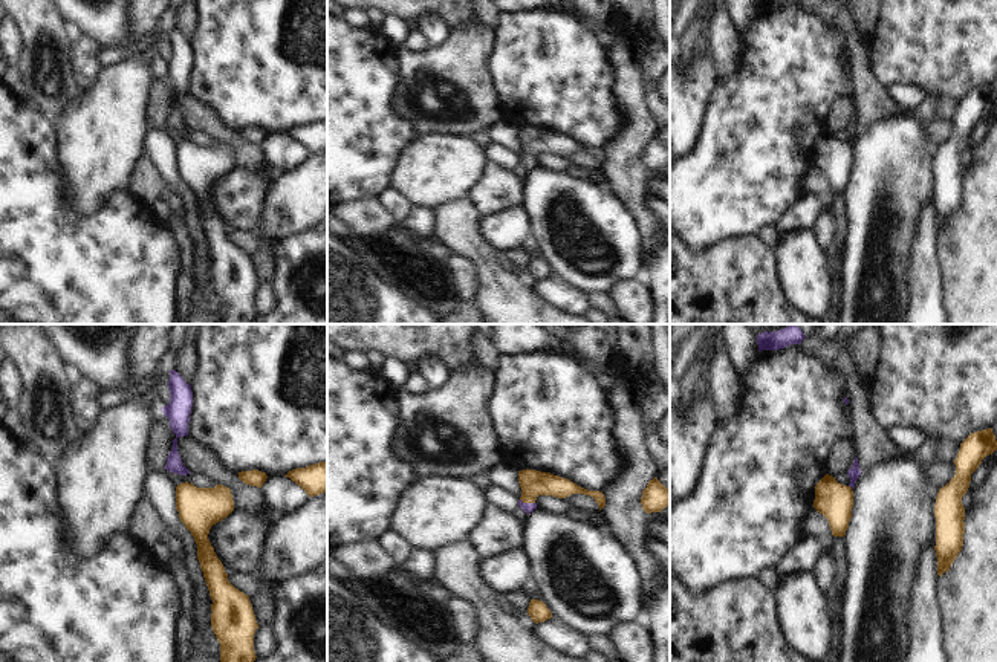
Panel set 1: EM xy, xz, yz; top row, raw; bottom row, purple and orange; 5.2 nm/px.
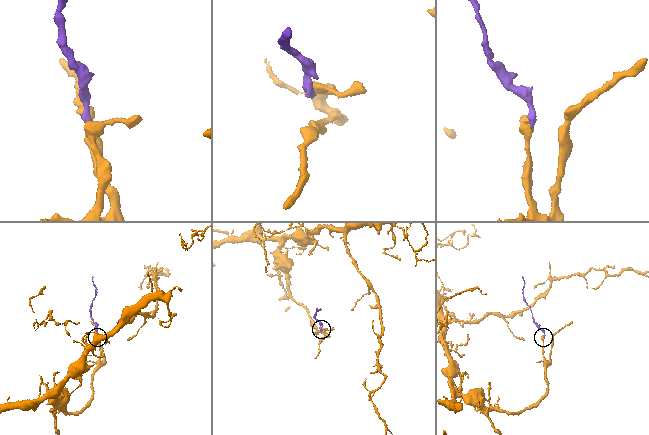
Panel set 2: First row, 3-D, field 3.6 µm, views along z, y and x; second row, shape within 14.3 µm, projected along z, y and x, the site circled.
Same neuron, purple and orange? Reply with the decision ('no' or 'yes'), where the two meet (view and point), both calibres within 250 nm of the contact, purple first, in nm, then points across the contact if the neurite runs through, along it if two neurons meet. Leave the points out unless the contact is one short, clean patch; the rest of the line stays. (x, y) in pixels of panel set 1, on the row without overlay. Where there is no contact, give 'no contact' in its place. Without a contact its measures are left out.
yes; contact xz (528, 161); calibres 60 and 140 nm; way xz (528, 165), (528, 161), (532, 141)

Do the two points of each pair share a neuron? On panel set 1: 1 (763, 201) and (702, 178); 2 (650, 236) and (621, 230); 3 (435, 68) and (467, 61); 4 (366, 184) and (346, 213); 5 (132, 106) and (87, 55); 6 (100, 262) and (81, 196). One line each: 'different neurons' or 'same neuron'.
1: same neuron
2: different neurons
3: same neuron
4: different neurons
5: different neurons
6: different neurons

